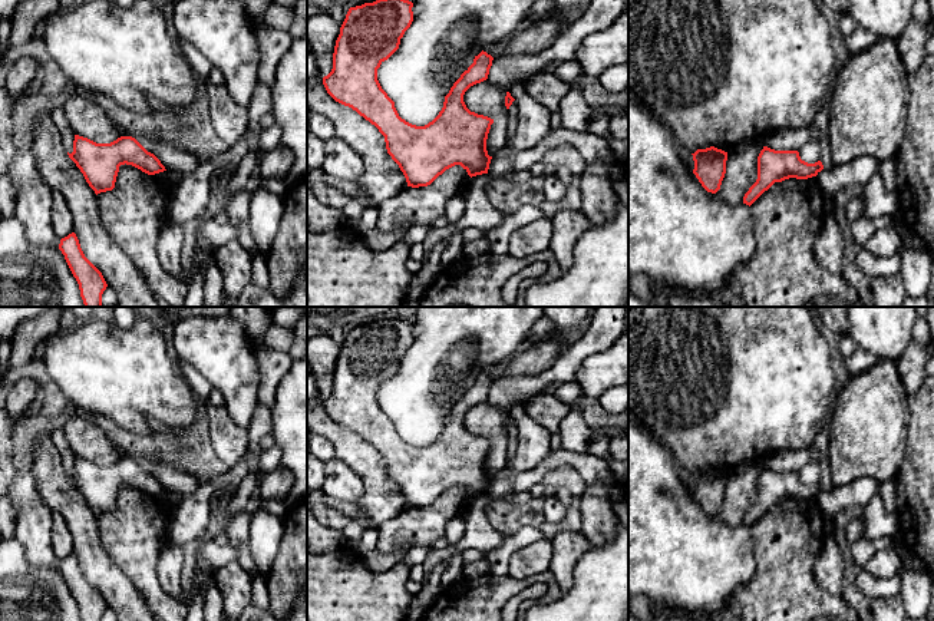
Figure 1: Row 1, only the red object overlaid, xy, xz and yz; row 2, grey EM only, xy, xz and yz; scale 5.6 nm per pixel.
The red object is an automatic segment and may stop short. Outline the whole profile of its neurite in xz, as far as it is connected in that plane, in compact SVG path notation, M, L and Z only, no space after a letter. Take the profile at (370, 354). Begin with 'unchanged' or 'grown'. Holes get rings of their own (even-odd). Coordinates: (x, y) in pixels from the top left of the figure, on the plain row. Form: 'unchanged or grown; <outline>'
unchanged; M386 318L350 328L336 361L333 390L323 399L323 406L336 423L352 429L379 450L385 458L387 475L399 486L407 508L428 508L455 486L461 486L471 499L488 495L492 478L488 476L486 460L494 440L471 433L463 416L471 407L488 400L494 381L491 376L482 371L475 377L473 384L445 417L439 436L425 447L402 440L395 423L377 402L377 390L399 370L400 360L413 343L412 328L413 324L402 318Z

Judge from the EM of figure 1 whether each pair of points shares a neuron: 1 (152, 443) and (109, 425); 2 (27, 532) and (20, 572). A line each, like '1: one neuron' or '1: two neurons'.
1: one neuron
2: two neurons

